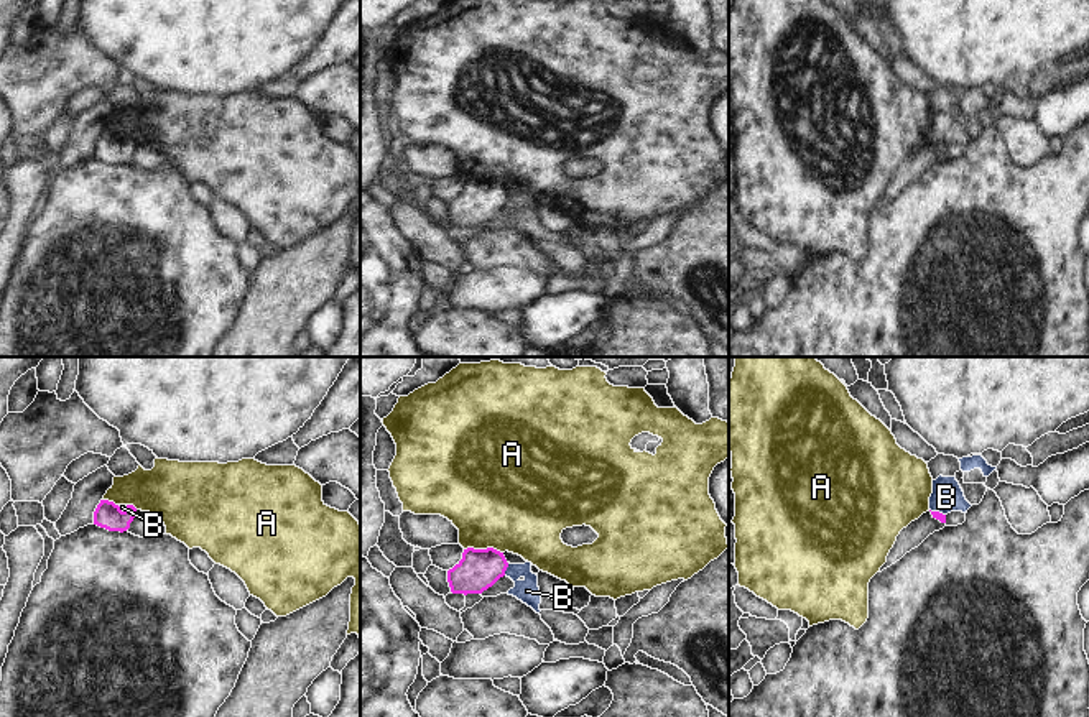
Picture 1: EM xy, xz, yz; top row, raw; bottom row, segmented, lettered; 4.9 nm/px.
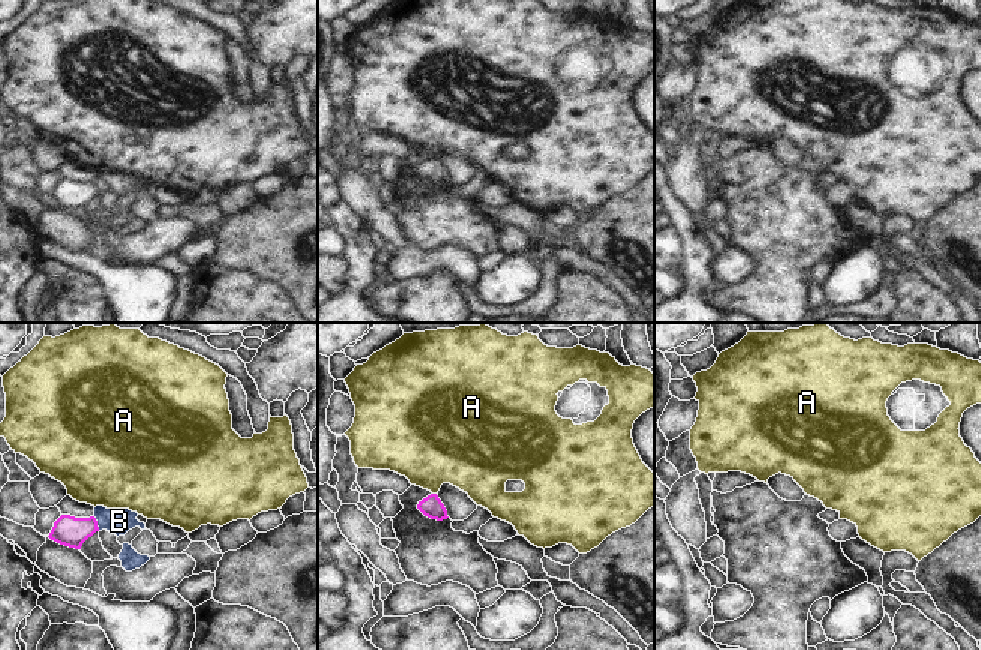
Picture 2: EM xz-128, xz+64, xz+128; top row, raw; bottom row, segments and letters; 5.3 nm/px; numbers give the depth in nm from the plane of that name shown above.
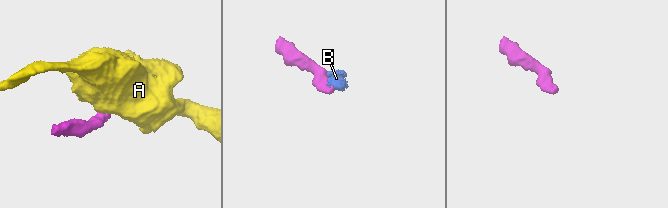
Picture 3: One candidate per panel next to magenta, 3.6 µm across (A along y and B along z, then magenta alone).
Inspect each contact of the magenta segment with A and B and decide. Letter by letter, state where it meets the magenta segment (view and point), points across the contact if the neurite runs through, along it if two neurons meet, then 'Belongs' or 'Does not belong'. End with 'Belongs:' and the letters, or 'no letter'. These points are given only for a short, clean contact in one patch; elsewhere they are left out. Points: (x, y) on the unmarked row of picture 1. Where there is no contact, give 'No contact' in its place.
A: Touches magenta at xz (484, 181). Boundary: xz (464, 180), (495, 180), (502, 185). Does not belong
B: Touches magenta at xz (505, 201). Boundary: xz (509, 194), (504, 206). Does not belong
Belongs: no letter

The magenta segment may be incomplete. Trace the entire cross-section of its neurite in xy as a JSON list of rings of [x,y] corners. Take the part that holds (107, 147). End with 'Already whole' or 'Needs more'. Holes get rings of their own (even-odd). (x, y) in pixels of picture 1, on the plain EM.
[[[100,132],[94,143],[94,156],[105,160],[109,163],[127,163],[130,155],[137,146],[137,140],[133,136],[127,136],[127,141],[122,143],[118,136],[109,132]]]. Already whole

